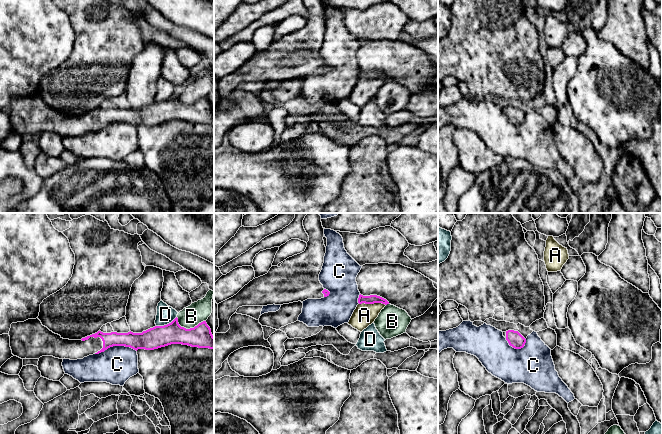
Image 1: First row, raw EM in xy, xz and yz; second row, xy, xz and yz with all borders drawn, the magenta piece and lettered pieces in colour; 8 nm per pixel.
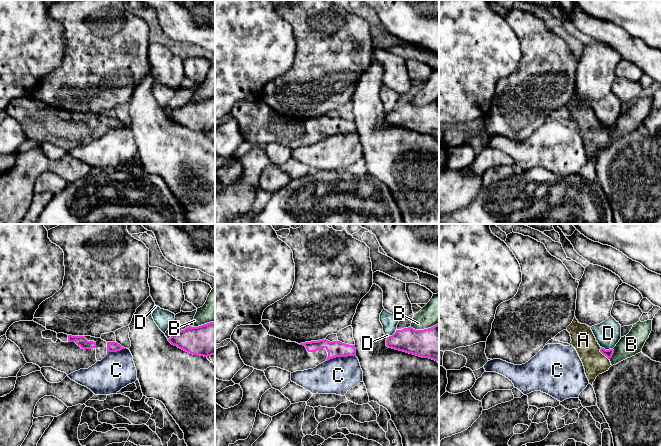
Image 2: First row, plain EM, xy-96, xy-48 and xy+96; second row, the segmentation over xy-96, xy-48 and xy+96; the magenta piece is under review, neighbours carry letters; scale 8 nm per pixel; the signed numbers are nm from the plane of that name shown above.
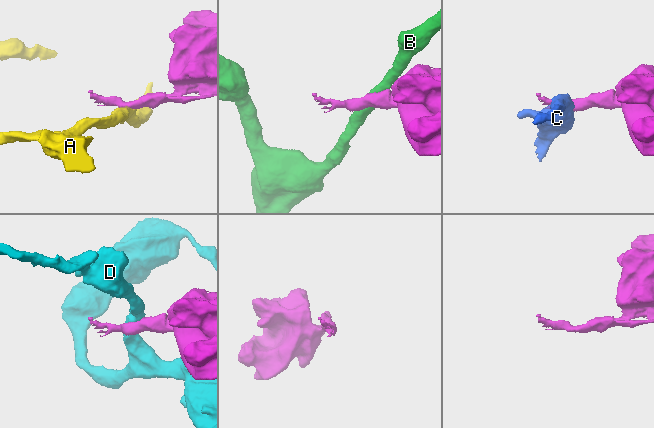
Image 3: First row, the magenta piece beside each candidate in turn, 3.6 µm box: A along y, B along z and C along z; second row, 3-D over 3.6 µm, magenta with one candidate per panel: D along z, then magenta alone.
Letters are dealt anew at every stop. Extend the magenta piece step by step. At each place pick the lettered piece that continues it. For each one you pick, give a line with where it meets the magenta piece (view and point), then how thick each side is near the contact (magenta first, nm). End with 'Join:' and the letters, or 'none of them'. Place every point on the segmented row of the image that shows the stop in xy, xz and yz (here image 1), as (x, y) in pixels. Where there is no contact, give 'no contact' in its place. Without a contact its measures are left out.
Join: none of them

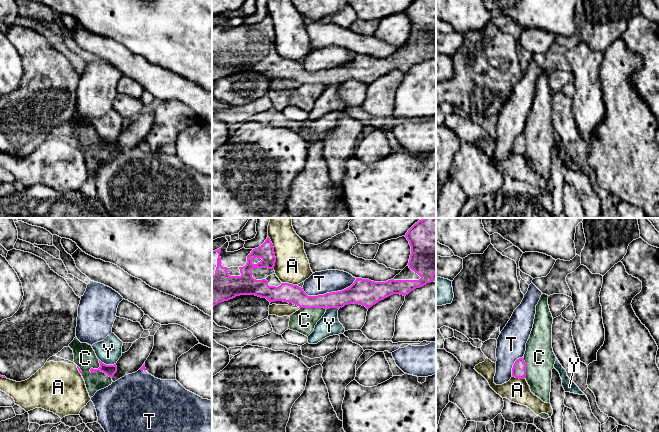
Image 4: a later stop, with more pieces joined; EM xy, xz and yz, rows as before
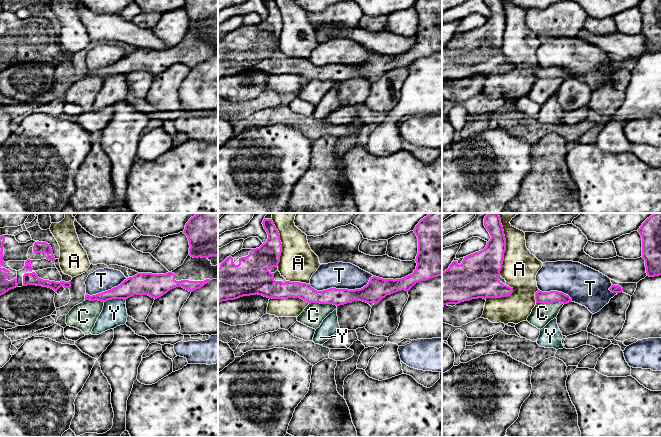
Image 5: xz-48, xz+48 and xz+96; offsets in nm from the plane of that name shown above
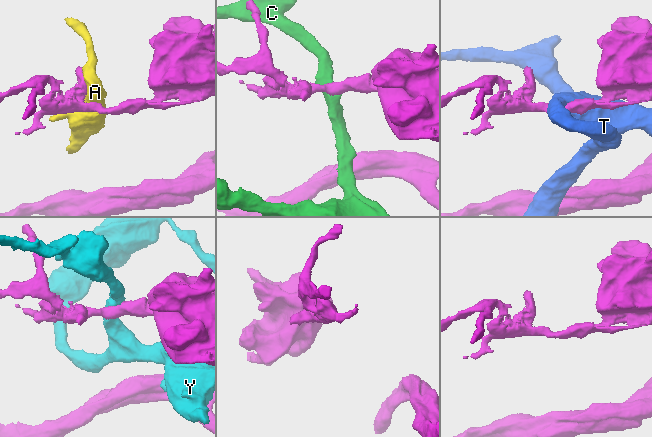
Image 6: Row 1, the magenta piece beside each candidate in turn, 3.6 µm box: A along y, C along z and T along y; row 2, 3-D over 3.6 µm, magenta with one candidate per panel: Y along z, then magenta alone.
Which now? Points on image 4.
Join: none of them

